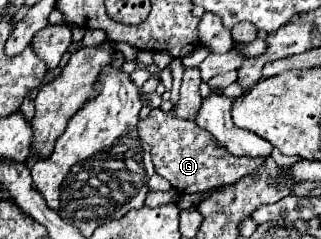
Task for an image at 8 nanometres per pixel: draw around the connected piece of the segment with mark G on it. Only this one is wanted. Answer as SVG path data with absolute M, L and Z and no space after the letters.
M160 108L152 110L146 120L140 120L138 132L142 132L142 140L150 145L156 172L162 178L166 178L178 192L204 192L208 188L234 184L242 176L258 170L264 162L230 156L230 152L214 144L214 136L206 134L204 128L198 128L196 122L176 116L174 110L170 112L162 112Z

